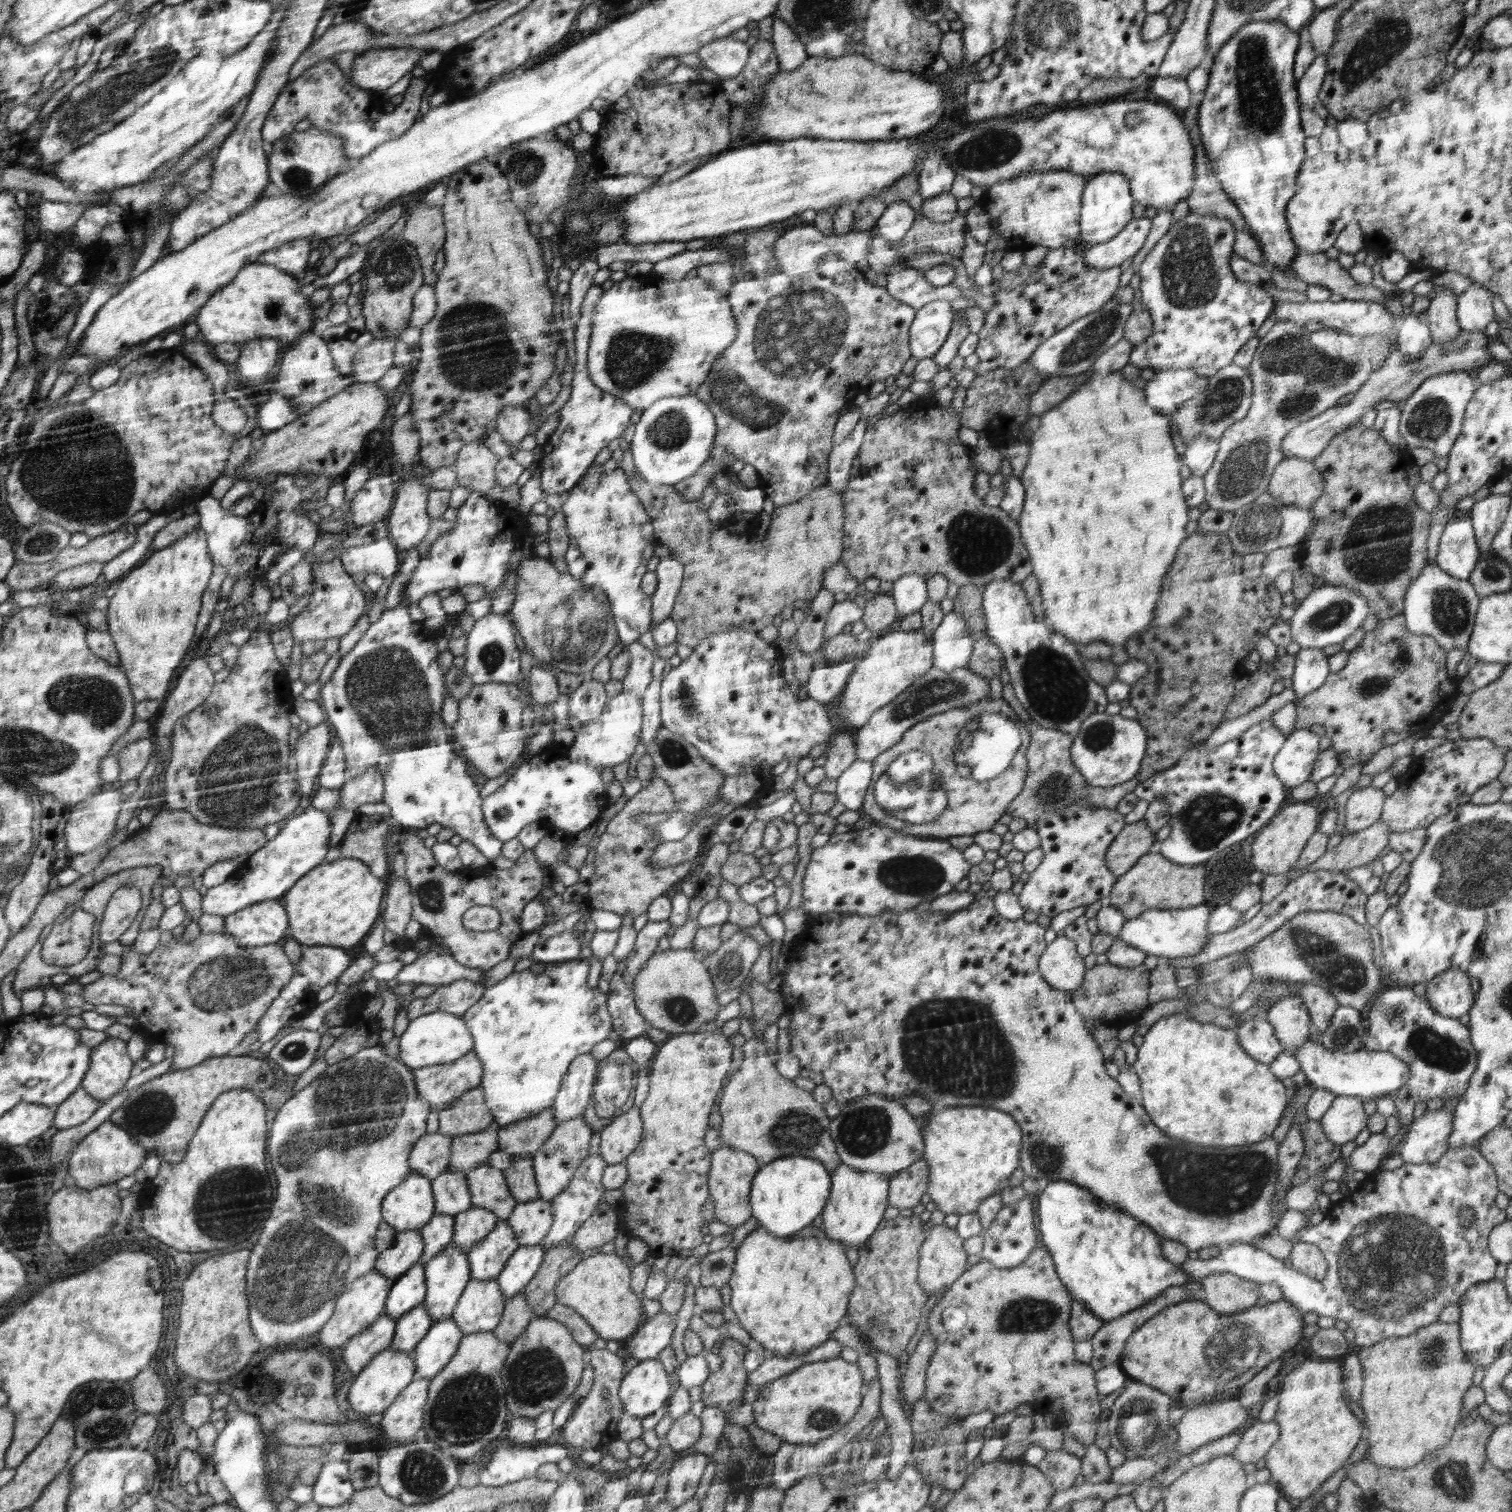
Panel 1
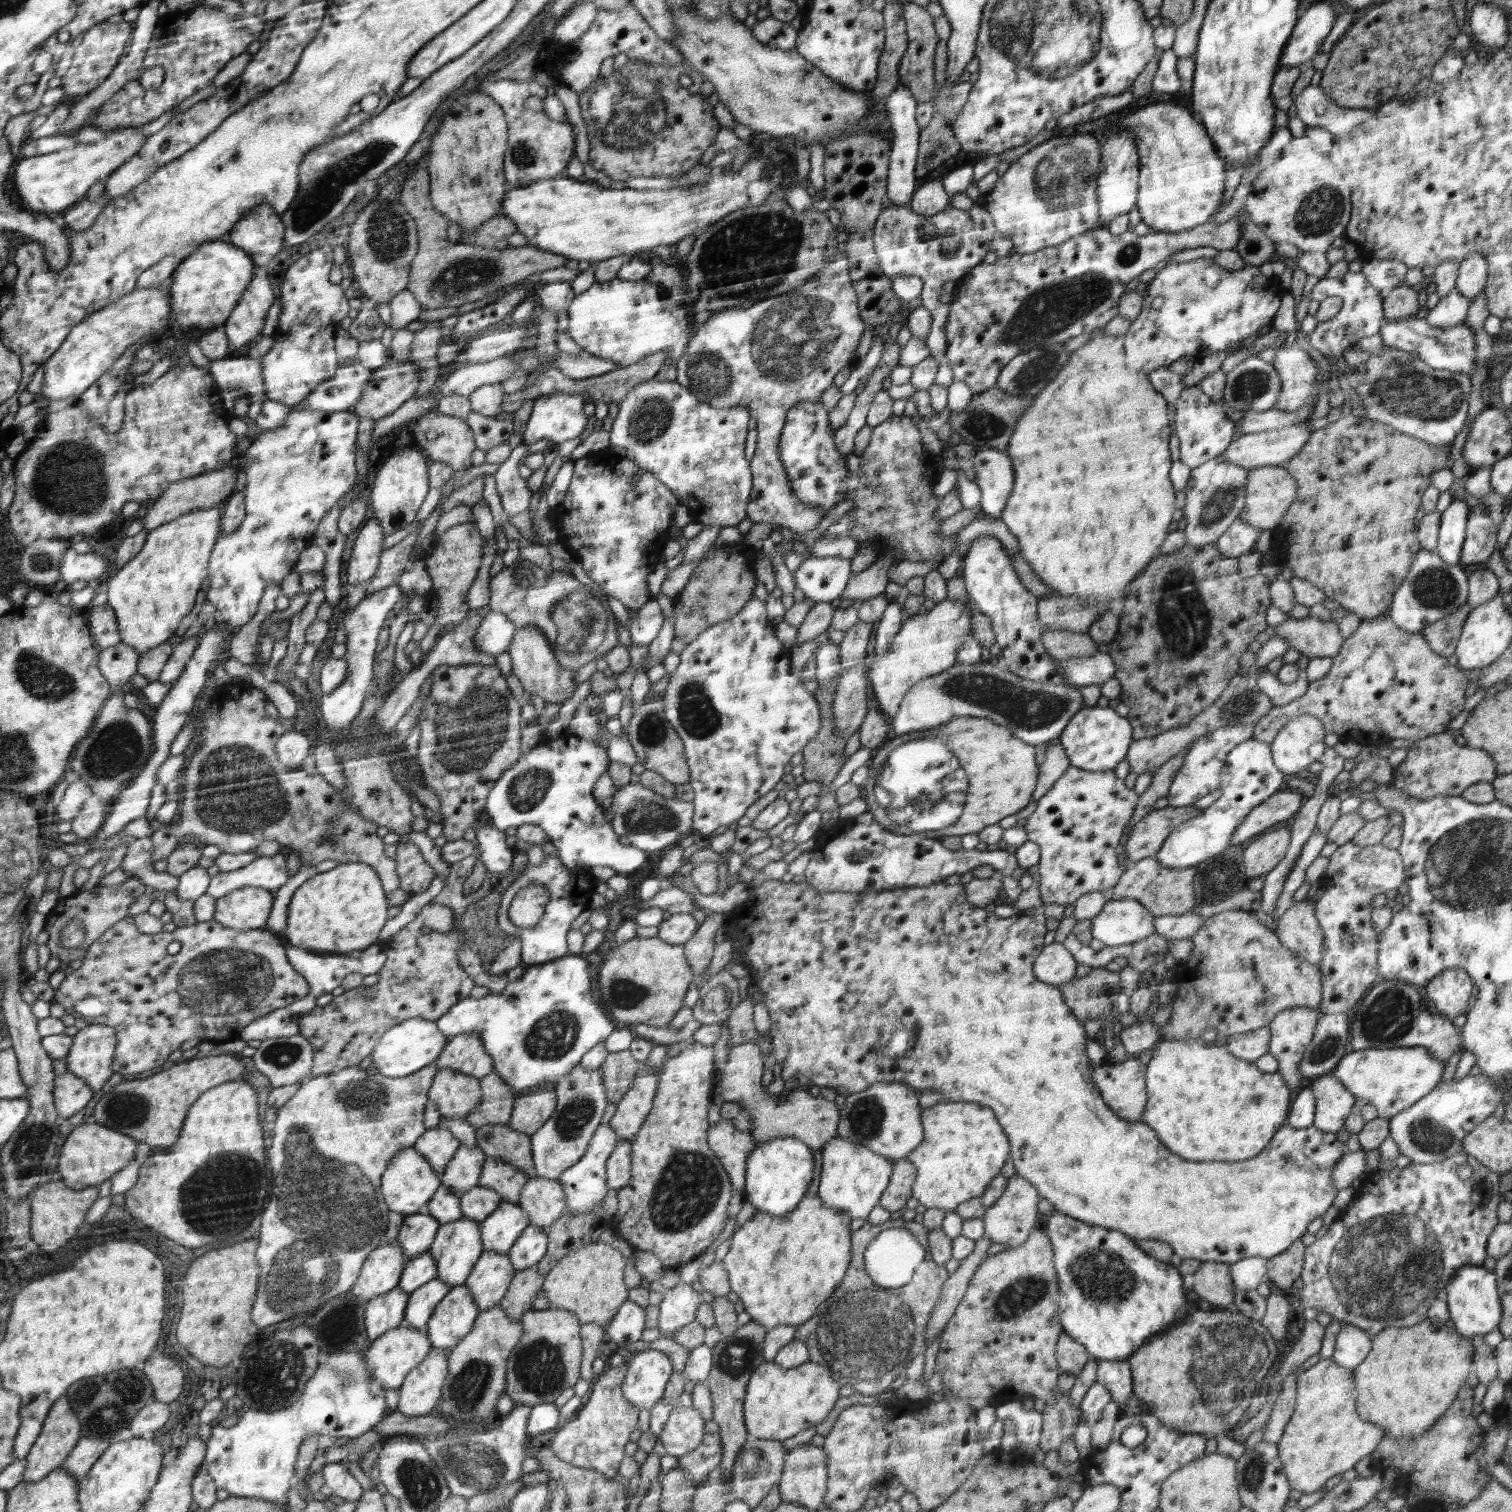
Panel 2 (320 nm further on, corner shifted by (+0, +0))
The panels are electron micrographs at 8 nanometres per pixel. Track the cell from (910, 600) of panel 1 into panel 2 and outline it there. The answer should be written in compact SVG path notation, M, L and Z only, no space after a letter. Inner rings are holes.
M906 593L898 598L890 599L889 605L883 612L883 617L878 621L876 628L876 658L884 657L888 653L892 639L900 630L902 624L902 607Z

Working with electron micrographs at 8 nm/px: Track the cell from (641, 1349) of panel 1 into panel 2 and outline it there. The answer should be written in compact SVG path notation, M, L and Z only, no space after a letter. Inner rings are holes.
M682 1283L663 1291L663 1300L658 1305L659 1321L657 1328L666 1335L674 1334L678 1329L690 1324L702 1302L700 1293L689 1284Z

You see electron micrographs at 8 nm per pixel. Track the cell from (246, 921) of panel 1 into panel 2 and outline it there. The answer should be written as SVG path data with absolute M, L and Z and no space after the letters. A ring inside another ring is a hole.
M242 887L215 899L214 920L233 929L264 927L275 902L272 892L258 887Z

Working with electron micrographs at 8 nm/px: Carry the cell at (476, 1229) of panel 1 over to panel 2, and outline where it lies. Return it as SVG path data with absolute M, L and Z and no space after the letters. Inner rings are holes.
M480 1185L470 1188L460 1196L463 1217L474 1219L479 1223L488 1218L498 1208L501 1201L500 1194L495 1190Z

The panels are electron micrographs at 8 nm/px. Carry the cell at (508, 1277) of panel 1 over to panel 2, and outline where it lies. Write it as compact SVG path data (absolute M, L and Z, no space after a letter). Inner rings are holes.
M528 1225L507 1252L515 1272L538 1265L543 1260L542 1256L546 1256L548 1243L546 1230L539 1226Z

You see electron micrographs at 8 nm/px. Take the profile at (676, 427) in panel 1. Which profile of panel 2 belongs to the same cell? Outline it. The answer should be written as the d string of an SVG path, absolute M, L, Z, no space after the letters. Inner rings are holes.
M652 378L639 382L619 402L609 439L611 444L627 448L625 458L636 461L640 467L675 491L680 504L690 511L692 521L704 526L737 527L747 516L746 505L752 490L752 474L744 458L750 415L748 407L713 407L697 399L691 390L676 380L658 381Z

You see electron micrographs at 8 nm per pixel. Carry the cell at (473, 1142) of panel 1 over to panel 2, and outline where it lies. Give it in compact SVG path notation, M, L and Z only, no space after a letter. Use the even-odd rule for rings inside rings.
M496 1073L479 1079L482 1084L483 1100L470 1112L467 1121L474 1130L482 1126L506 1125L513 1113L515 1090Z

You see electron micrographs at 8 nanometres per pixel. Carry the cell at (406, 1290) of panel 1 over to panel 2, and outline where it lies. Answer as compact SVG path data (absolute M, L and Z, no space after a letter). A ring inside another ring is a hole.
M429 1252L419 1254L406 1262L398 1287L410 1295L411 1292L436 1279L436 1268L435 1259Z

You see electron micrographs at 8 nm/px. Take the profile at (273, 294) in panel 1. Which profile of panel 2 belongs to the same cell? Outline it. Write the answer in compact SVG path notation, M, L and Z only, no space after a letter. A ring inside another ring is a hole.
M206 241L175 268L171 276L172 314L187 330L189 327L216 328L223 325L246 290L253 274L255 263L251 252L229 243Z

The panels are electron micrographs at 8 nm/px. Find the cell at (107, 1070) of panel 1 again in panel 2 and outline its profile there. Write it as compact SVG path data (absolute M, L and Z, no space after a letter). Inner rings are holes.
M104 1024L88 1025L74 1036L75 1041L68 1056L68 1068L80 1078L86 1079L87 1083L95 1091L102 1090L106 1082L113 1082L116 1077L114 1062L119 1045L119 1032L114 1026Z

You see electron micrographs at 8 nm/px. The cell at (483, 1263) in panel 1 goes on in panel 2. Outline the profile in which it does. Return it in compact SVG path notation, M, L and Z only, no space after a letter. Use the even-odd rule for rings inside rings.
M504 1201L504 1206L500 1206L492 1218L485 1218L480 1223L484 1252L506 1255L528 1225L528 1213L519 1203Z

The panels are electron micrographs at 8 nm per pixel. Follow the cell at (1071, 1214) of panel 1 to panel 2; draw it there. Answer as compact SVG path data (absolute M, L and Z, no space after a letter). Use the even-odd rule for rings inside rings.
M1054 1211L1043 1218L1042 1228L1047 1230L1047 1234L1051 1236L1051 1242L1055 1251L1055 1271L1059 1274L1060 1294L1058 1302L1060 1303L1060 1322L1063 1322L1063 1332L1070 1338L1076 1340L1085 1346L1090 1357L1098 1359L1124 1359L1134 1354L1145 1342L1157 1336L1164 1330L1169 1330L1172 1326L1177 1326L1183 1322L1188 1314L1188 1300L1184 1293L1183 1277L1178 1273L1177 1268L1169 1261L1160 1262L1152 1255L1146 1254L1136 1243L1135 1239L1119 1230L1106 1229L1076 1220L1071 1216L1066 1216L1061 1212Z

